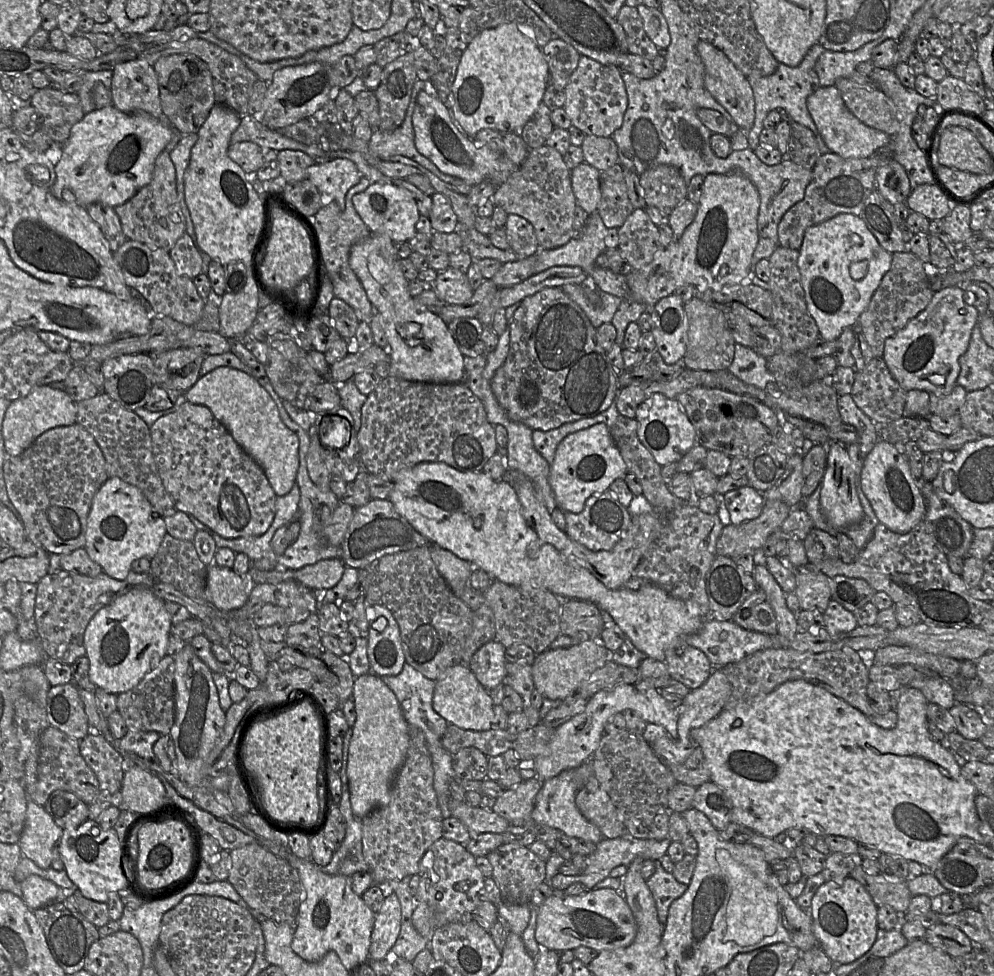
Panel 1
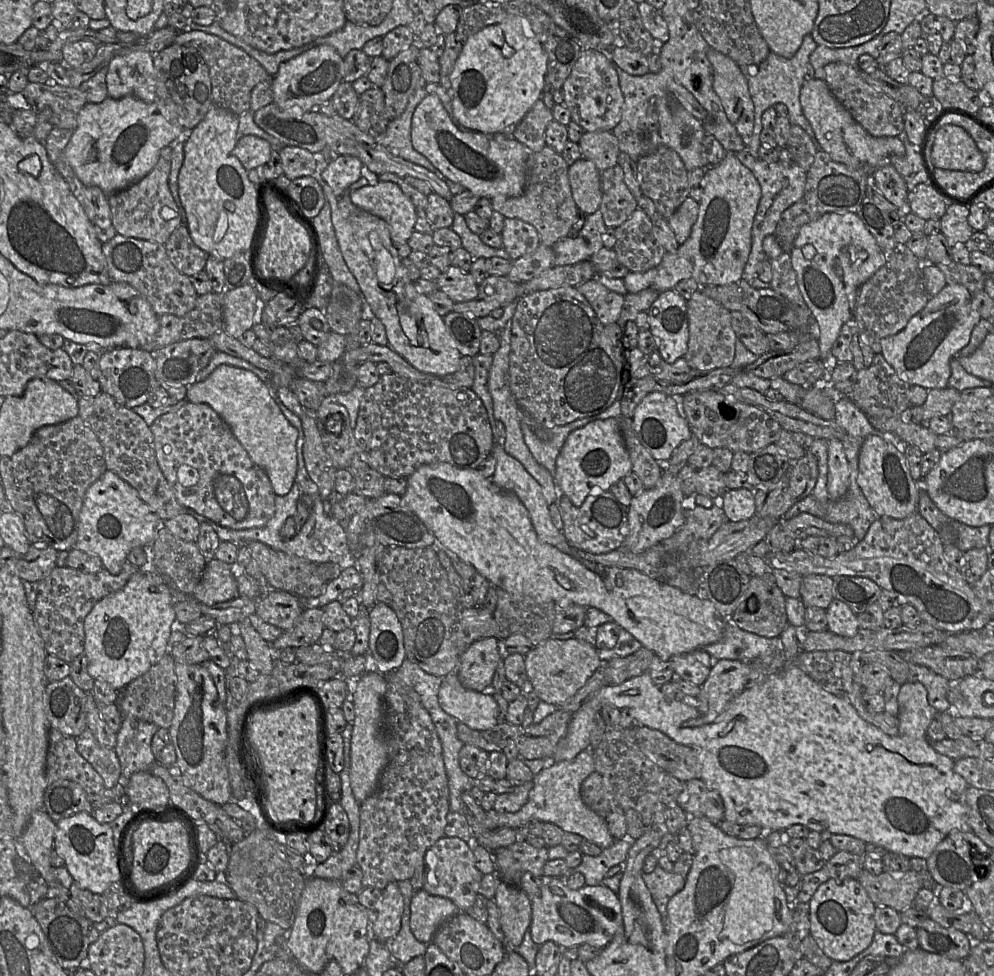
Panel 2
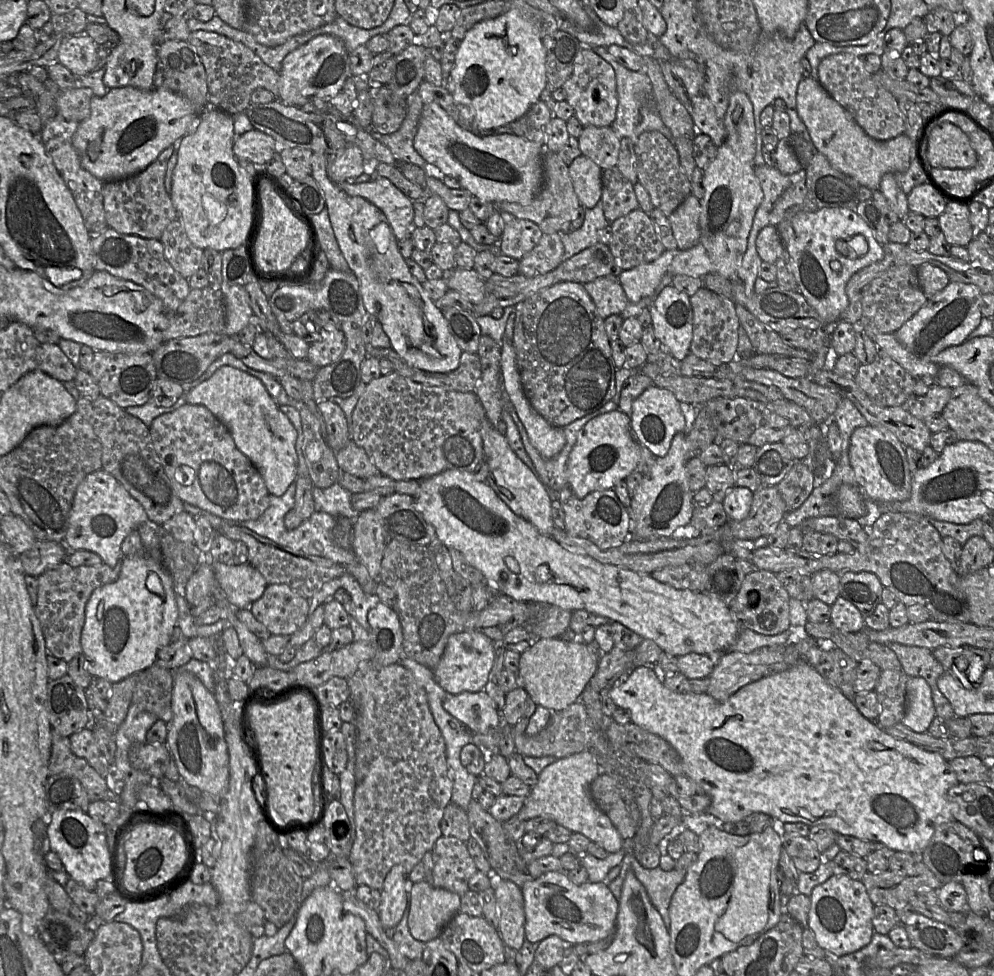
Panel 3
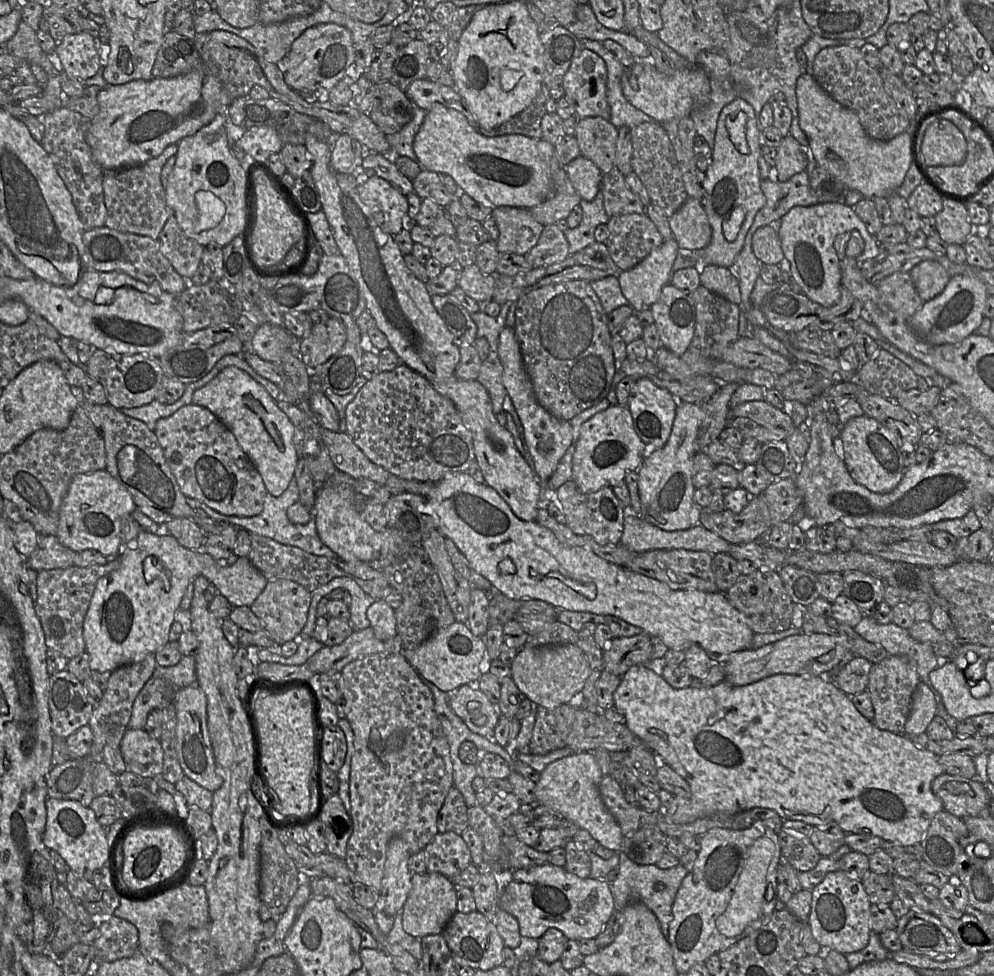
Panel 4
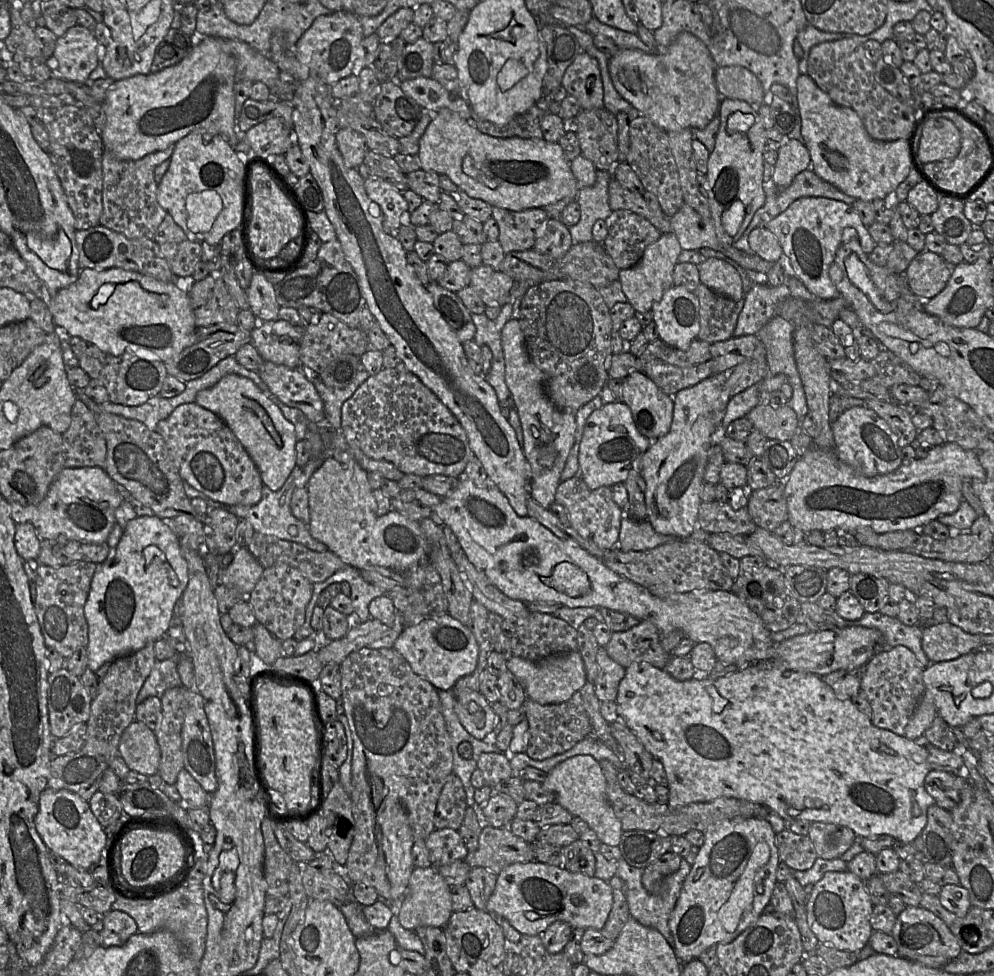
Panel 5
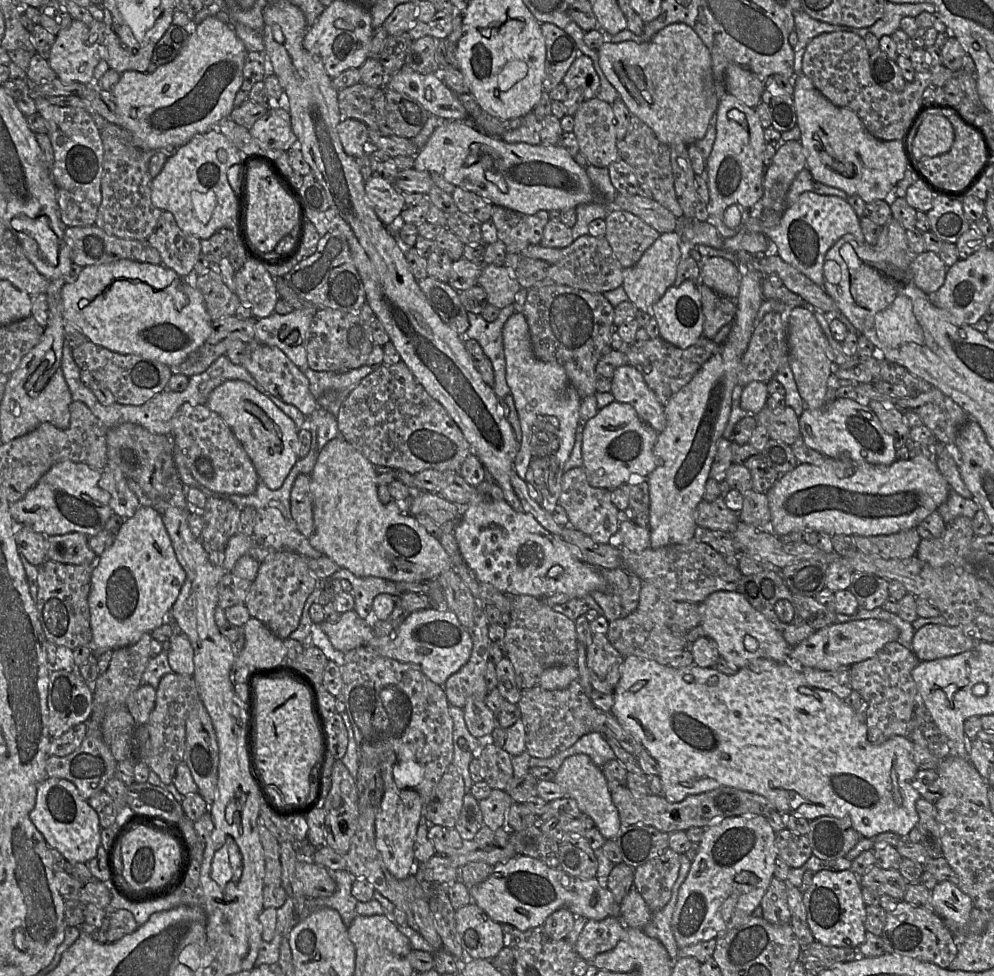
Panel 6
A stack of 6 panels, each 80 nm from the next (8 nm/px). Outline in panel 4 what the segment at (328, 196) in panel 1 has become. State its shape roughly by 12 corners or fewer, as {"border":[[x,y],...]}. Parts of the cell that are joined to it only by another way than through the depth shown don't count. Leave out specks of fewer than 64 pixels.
{"border":[[348,134],[334,135],[331,166],[341,174],[361,170],[365,147]]}

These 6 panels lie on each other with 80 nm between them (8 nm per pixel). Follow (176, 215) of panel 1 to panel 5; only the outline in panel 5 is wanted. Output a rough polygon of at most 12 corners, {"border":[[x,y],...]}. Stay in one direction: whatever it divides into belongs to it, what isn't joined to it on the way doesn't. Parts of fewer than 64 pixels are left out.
{"border":[[175,145],[139,160],[102,155],[100,225],[153,239],[168,213],[155,168]]}

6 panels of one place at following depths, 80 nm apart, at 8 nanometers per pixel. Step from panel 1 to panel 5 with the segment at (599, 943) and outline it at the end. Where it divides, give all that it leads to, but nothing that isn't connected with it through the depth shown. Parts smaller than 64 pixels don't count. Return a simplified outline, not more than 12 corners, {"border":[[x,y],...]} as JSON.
{"border":[[538,861],[498,875],[487,902],[521,934],[602,930],[608,881]]}

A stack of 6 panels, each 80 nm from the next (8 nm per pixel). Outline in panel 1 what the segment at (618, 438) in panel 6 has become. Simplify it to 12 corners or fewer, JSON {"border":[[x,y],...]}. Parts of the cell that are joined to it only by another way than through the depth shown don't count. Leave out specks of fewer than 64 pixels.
{"border":[[605,423],[568,434],[548,477],[556,505],[585,501],[627,473]]}

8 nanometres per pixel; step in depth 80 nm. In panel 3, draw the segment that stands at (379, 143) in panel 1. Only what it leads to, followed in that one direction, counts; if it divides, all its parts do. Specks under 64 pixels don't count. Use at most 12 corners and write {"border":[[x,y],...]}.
{"border":[[417,90],[406,98],[400,128],[375,136],[399,163],[424,167],[413,146],[424,104]]}

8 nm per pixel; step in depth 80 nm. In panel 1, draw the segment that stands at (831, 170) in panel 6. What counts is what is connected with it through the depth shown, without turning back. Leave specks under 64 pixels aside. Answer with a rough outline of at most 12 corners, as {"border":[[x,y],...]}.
{"border":[[835,86],[806,104],[827,147],[868,158],[890,135],[855,117]]}

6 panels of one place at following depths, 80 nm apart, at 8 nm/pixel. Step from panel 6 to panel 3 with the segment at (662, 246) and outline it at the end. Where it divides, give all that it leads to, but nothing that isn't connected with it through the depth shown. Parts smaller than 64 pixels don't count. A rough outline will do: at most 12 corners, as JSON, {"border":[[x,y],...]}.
{"border":[[676,251],[620,273],[630,303],[654,295]]}

